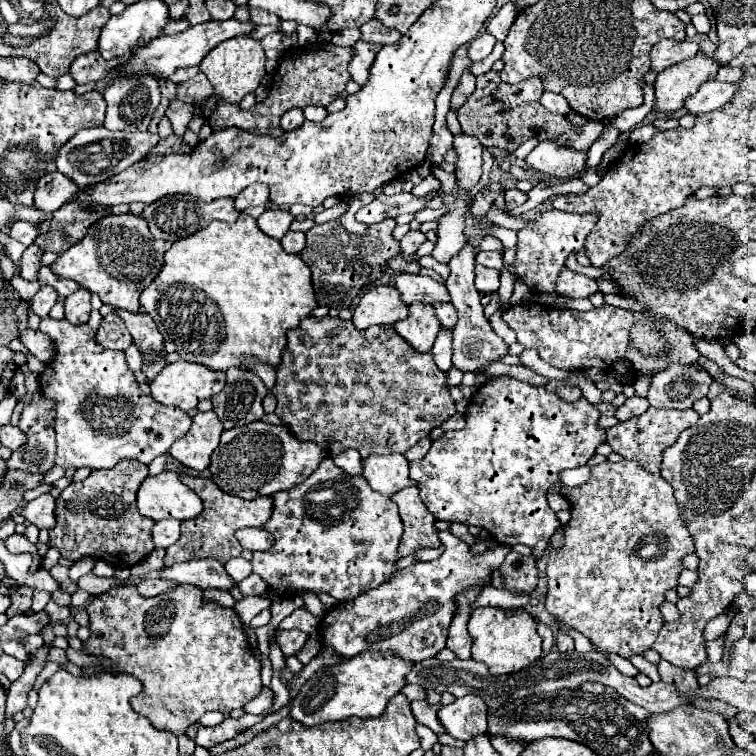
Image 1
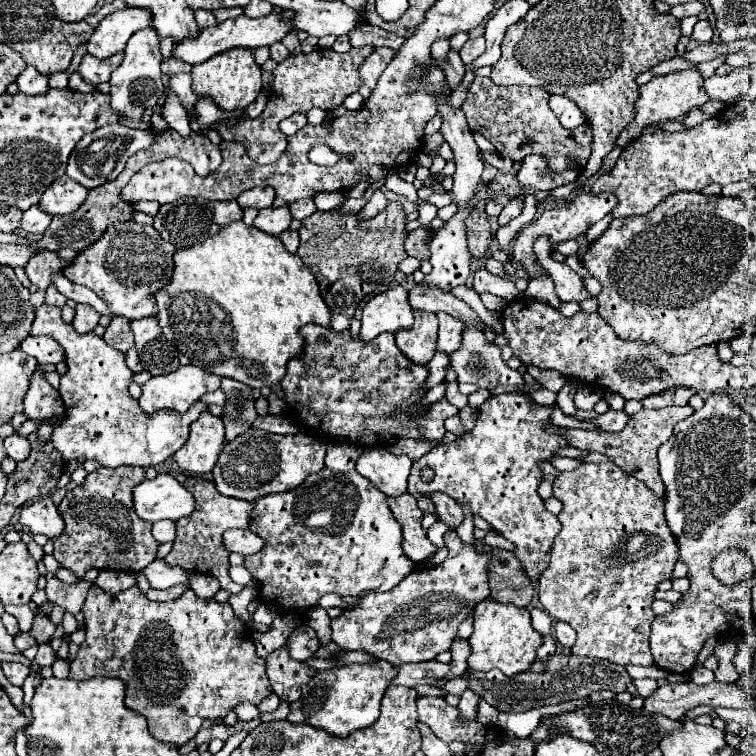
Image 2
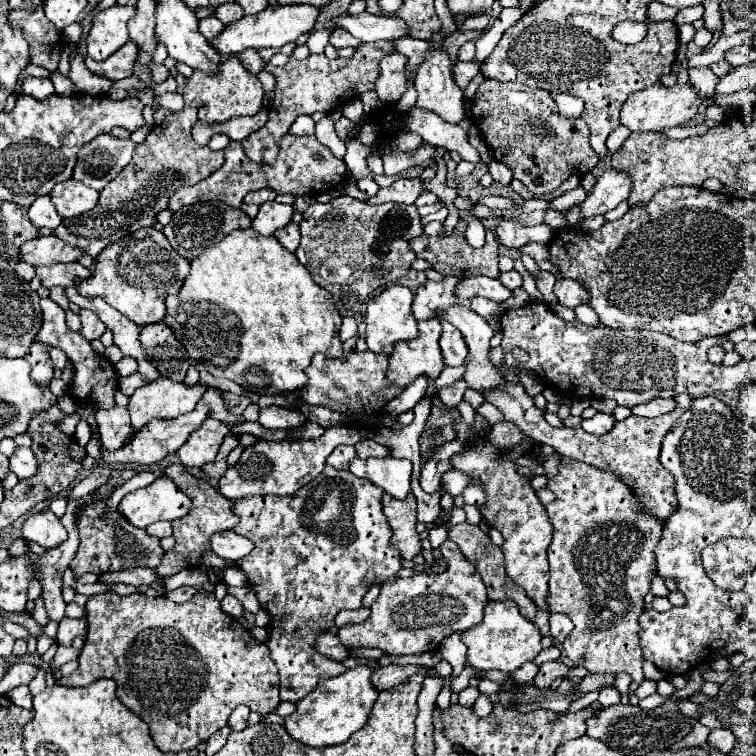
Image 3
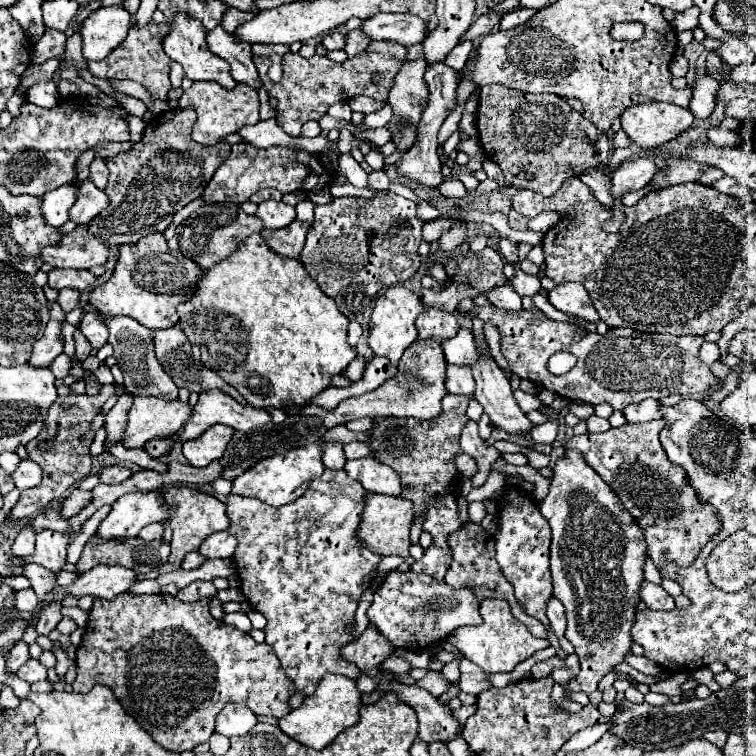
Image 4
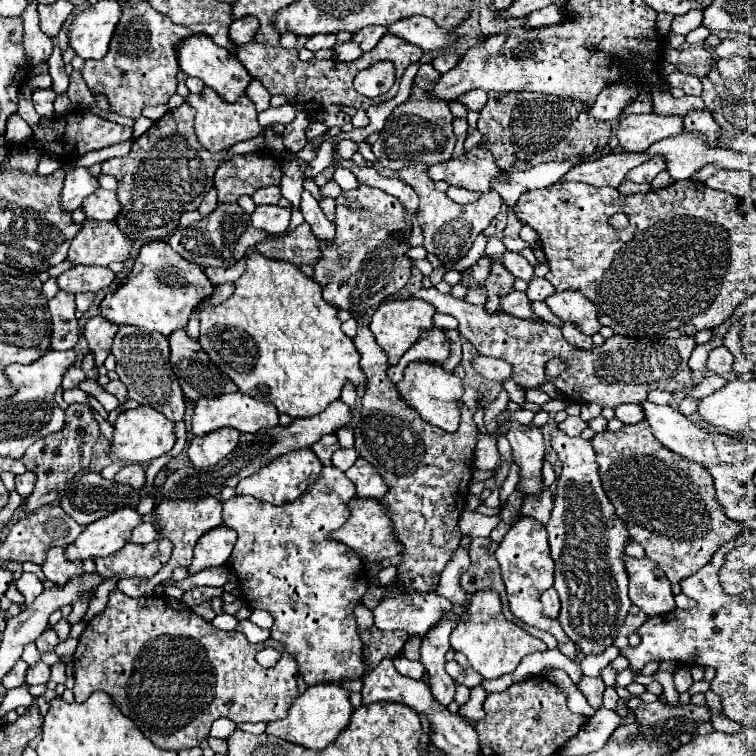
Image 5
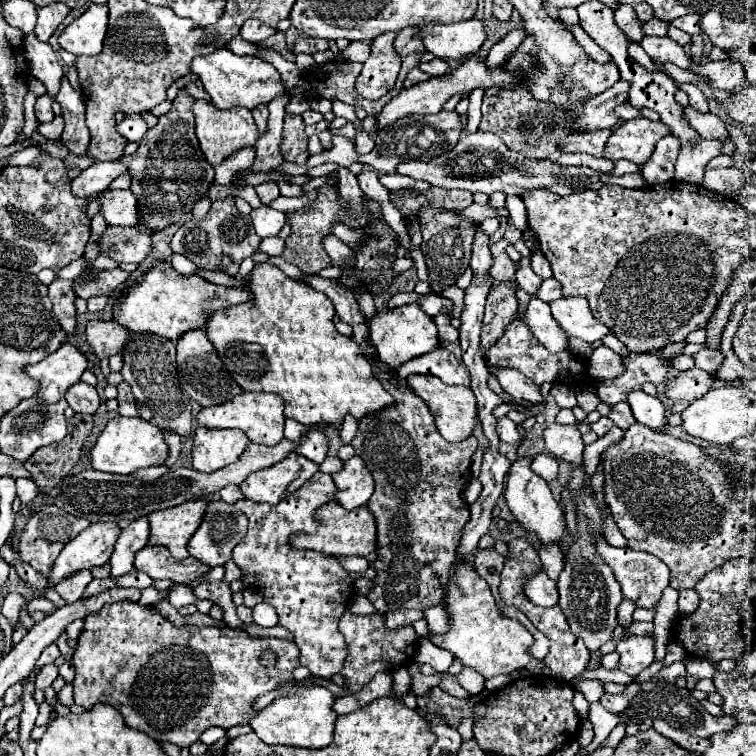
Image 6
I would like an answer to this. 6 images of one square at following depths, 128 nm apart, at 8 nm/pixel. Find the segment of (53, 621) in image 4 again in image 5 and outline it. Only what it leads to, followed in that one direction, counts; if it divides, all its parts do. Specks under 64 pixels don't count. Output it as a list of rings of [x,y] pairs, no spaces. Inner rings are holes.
[[[46,628],[44,632],[42,632],[42,636],[36,640],[36,646],[38,646],[38,652],[40,654],[44,654],[44,652],[54,652],[56,650],[56,646],[58,646],[58,636],[56,636],[56,632],[52,630],[52,628]]]

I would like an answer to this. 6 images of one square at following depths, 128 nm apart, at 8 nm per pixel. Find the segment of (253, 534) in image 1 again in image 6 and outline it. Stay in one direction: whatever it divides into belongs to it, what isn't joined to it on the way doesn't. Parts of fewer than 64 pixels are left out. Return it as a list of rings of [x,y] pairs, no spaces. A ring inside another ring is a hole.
[[[212,500],[208,502],[202,522],[198,530],[192,534],[192,538],[188,540],[186,548],[190,556],[198,558],[200,562],[208,566],[224,566],[232,558],[234,546],[240,544],[240,540],[246,536],[246,530],[248,530],[248,518],[244,516],[244,512],[236,510],[232,504],[226,504],[222,500]],[[150,586],[148,588],[142,589],[142,596],[138,603],[141,605],[151,605],[159,602],[160,600],[164,600],[167,597],[168,594],[164,594],[164,592]]]

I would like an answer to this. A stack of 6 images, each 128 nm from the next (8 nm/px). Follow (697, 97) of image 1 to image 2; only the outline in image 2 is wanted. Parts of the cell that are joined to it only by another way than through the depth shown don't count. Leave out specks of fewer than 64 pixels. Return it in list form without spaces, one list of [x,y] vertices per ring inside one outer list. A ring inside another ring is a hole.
[[[738,68],[732,70],[728,76],[712,76],[704,82],[704,88],[708,92],[708,96],[716,102],[732,102],[738,96],[746,94],[750,84],[750,76],[746,68]]]

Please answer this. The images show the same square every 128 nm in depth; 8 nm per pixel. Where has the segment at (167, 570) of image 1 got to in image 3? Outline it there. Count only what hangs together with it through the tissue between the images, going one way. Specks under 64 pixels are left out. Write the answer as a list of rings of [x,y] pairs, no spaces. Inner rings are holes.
[[[132,568],[132,570],[116,570],[116,572],[104,572],[98,576],[98,582],[102,584],[130,584],[130,586],[142,586],[150,584],[152,588],[162,588],[164,578],[158,578],[154,570],[150,568]]]

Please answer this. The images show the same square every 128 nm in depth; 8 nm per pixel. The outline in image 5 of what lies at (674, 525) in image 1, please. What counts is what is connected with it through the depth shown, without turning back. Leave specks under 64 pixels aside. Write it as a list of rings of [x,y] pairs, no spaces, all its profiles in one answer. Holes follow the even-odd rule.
[[[560,428],[552,430],[550,444],[562,462],[562,472],[556,480],[558,494],[552,508],[550,522],[546,524],[550,552],[556,562],[554,570],[554,588],[560,594],[560,614],[558,620],[568,634],[568,638],[580,648],[582,654],[600,654],[604,648],[612,646],[618,630],[624,624],[628,608],[632,602],[628,600],[628,576],[624,576],[624,564],[620,564],[620,556],[624,556],[624,544],[630,540],[624,522],[618,520],[612,504],[608,502],[600,478],[598,478],[598,464],[594,456],[594,448],[584,438],[570,438]],[[584,676],[582,682],[578,684],[578,690],[584,694],[588,704],[598,710],[602,706],[602,692],[604,692],[604,682],[602,678],[588,678]]]

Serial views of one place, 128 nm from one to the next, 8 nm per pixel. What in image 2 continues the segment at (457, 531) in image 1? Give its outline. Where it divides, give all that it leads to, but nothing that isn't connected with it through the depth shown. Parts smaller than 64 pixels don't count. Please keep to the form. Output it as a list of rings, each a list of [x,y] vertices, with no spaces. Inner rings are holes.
[[[432,492],[430,498],[436,506],[436,512],[438,512],[440,520],[446,522],[450,526],[450,530],[456,530],[462,524],[462,518],[464,518],[462,508],[448,494],[442,494],[442,492]]]

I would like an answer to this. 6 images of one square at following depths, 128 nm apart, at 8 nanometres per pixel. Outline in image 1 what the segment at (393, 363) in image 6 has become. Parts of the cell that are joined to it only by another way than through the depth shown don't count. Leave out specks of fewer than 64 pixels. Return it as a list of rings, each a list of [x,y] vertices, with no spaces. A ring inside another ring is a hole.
[[[374,286],[364,292],[352,322],[358,330],[368,330],[374,324],[394,324],[406,316],[408,306],[400,300],[400,292],[394,286]]]

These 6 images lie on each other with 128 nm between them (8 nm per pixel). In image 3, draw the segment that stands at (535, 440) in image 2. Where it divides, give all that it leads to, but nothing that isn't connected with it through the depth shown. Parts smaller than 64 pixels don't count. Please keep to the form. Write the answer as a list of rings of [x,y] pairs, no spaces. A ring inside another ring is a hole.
[[[502,422],[498,426],[492,426],[490,432],[474,438],[470,444],[466,444],[466,452],[452,458],[452,464],[456,470],[462,470],[472,476],[472,482],[482,484],[484,492],[488,496],[486,506],[480,510],[484,520],[496,528],[504,536],[502,554],[504,554],[504,566],[506,574],[526,590],[528,598],[536,604],[540,610],[548,610],[548,560],[546,550],[552,540],[552,524],[548,520],[548,514],[544,512],[544,506],[540,504],[538,496],[534,494],[530,480],[516,474],[516,458],[526,456],[534,450],[536,442],[528,440],[516,424]]]

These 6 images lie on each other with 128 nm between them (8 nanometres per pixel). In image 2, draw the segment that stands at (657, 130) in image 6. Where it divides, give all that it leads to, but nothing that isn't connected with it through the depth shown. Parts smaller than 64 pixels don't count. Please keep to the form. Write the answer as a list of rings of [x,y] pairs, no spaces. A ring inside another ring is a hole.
[[[696,68],[674,72],[668,76],[656,76],[648,84],[640,86],[640,96],[634,104],[634,120],[620,133],[616,140],[616,146],[624,148],[626,144],[637,140],[646,126],[662,124],[668,120],[678,120],[678,118],[686,116],[694,106],[706,104],[708,100],[710,98],[704,90],[704,78],[696,72]]]

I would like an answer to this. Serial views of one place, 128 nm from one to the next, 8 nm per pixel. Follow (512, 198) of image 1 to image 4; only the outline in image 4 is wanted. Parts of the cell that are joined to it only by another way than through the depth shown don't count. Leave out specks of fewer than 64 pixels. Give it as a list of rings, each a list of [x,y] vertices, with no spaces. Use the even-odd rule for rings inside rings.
[[[502,238],[500,244],[498,244],[498,250],[500,250],[500,254],[504,256],[506,262],[510,262],[510,264],[514,264],[514,266],[520,264],[520,258],[518,258],[518,244],[516,244],[516,242],[510,242],[510,240]]]

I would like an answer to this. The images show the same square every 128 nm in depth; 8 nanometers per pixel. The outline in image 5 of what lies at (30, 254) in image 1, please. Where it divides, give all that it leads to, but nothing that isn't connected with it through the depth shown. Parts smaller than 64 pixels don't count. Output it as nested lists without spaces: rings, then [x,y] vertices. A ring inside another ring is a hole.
[[[74,266],[72,270],[60,274],[58,288],[64,292],[98,292],[108,288],[114,282],[116,274],[110,268],[102,266]]]

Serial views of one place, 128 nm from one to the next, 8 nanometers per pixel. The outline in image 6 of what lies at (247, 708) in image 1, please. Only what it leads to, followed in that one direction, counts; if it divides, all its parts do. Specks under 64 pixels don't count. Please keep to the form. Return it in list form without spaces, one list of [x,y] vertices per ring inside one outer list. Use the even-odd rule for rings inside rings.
[[[208,728],[208,732],[204,732],[202,736],[200,736],[200,742],[204,742],[206,746],[212,746],[212,744],[216,744],[218,740],[222,740],[226,736],[226,730],[224,728]]]

